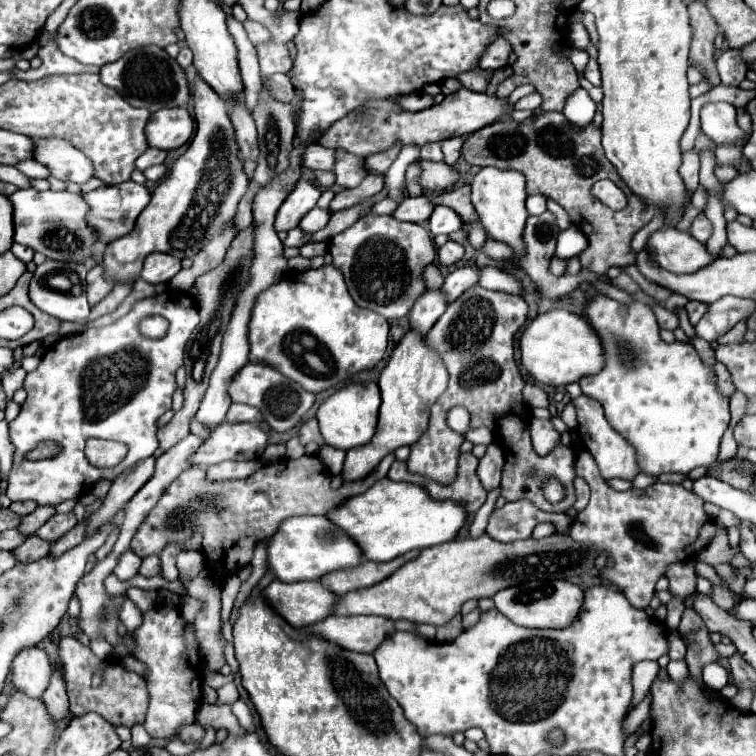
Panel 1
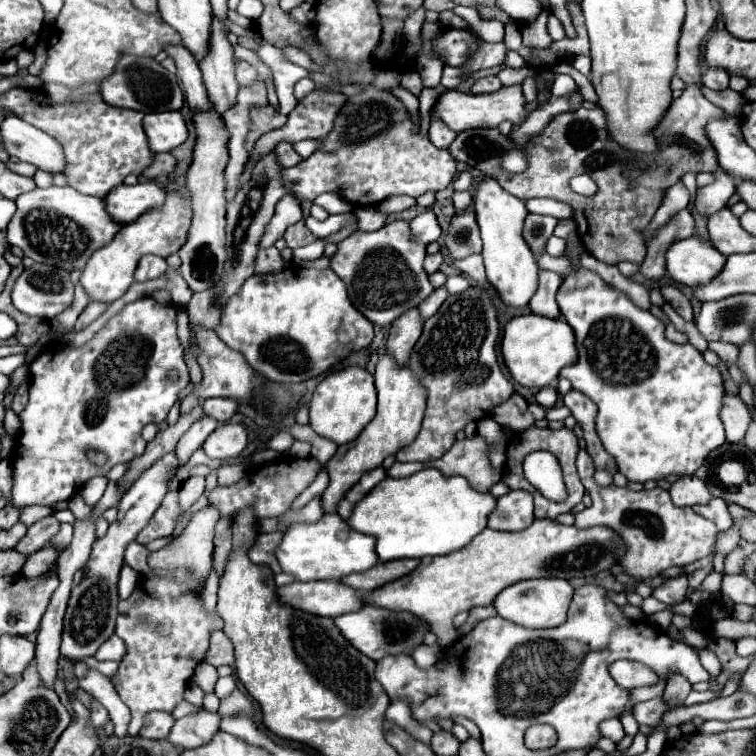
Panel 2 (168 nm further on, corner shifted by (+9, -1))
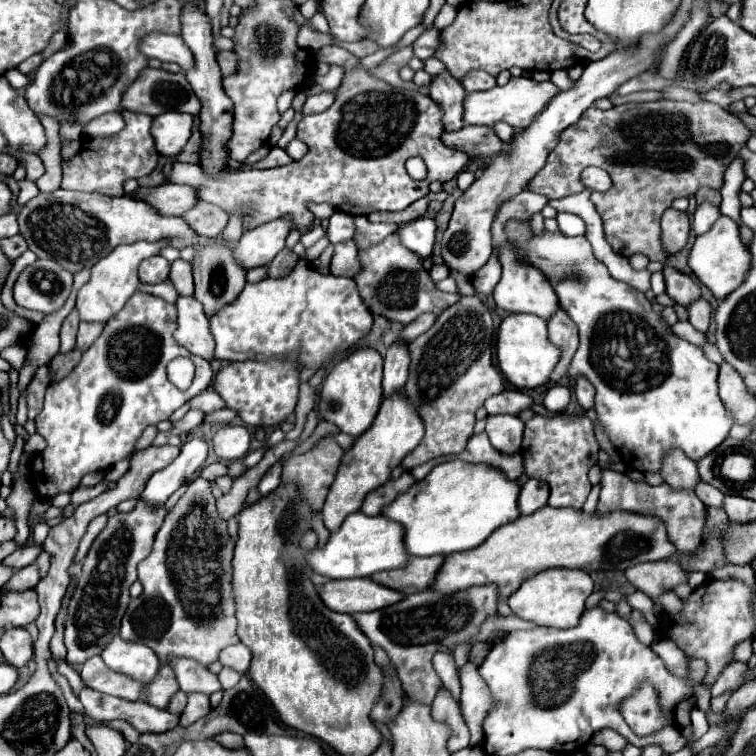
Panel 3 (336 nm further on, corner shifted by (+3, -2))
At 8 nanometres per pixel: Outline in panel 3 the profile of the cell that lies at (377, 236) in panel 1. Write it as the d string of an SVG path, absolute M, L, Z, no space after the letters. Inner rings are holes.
M397 234L387 236L383 242L359 250L361 270L353 276L363 302L371 314L383 316L391 322L409 324L423 312L441 314L445 308L459 300L459 294L447 294L435 288L429 272L423 268L421 258L415 252L409 252Z

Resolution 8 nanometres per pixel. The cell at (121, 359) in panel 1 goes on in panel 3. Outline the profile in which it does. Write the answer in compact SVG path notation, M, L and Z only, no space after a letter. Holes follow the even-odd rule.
M135 292L127 300L123 310L105 324L103 334L83 354L79 364L63 380L49 384L43 410L35 418L37 432L45 438L47 446L31 462L35 488L41 498L51 500L61 492L73 492L85 474L97 470L109 470L113 464L129 458L135 452L135 444L141 432L149 424L159 424L161 420L169 420L179 406L183 406L187 400L191 400L209 386L213 378L211 364L199 356L189 354L187 348L179 346L177 340L173 338L175 330L177 330L177 308L173 304L145 292ZM177 356L191 356L193 364L197 366L193 384L185 392L177 390L167 380L165 374L167 362L171 362Z

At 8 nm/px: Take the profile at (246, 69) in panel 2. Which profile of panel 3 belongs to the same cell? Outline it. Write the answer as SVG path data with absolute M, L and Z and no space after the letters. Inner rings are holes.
M219 52L217 54L217 62L219 62L219 68L221 68L223 78L235 74L237 68L239 68L239 60L237 60L237 54L235 52Z

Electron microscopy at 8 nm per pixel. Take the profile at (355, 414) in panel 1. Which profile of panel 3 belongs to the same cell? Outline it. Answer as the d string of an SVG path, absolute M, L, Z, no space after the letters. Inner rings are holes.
M373 348L353 350L345 360L337 362L323 380L319 392L319 404L317 404L319 418L335 424L341 432L353 438L359 438L363 432L367 432L383 400L381 370L383 370L383 358Z

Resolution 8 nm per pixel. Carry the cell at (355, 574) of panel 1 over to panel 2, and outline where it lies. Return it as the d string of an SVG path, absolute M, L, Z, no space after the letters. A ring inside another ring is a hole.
M395 559L387 563L377 563L373 569L363 571L363 573L353 573L343 579L345 585L357 589L357 591L373 591L379 589L395 579L401 579L409 575L421 561L419 559Z

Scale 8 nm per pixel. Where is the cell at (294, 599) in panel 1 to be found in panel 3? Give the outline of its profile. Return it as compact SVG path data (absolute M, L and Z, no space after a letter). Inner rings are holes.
M371 578L329 580L327 584L317 586L317 594L329 610L343 614L379 610L403 598L401 592L383 588L381 584L375 584Z

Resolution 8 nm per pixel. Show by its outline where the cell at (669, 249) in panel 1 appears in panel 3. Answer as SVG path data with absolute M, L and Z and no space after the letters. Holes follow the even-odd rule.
M721 216L709 232L697 236L689 252L689 268L697 276L697 280L713 292L715 298L727 296L727 292L733 292L745 280L747 270L751 268L751 254L743 246L737 224L731 218Z

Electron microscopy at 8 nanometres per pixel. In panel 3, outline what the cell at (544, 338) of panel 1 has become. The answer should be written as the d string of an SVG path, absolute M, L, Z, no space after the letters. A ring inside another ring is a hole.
M509 314L497 332L497 364L517 388L539 388L549 384L551 372L559 362L559 350L547 336L547 320L533 314Z

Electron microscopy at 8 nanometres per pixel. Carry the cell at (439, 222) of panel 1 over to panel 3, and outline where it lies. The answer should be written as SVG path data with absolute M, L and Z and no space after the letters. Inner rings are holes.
M423 216L417 218L409 224L403 224L397 234L401 236L401 242L415 254L419 254L421 258L431 256L433 244L435 244L435 232L437 232L437 224L433 218Z

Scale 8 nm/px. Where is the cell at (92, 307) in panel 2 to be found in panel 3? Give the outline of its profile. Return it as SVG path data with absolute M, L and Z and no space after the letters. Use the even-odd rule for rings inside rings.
M81 322L79 332L77 332L77 348L83 352L95 342L95 338L101 334L103 324L101 322Z

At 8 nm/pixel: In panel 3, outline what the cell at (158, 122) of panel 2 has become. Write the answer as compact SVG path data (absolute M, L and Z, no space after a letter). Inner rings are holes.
M163 112L153 118L151 134L155 138L155 146L163 156L177 156L191 136L193 116L183 112Z

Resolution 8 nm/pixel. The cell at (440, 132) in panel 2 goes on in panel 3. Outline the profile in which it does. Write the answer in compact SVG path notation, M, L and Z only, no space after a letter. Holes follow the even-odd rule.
M441 74L431 82L429 96L443 110L443 126L447 132L457 132L463 128L463 86L449 74Z

